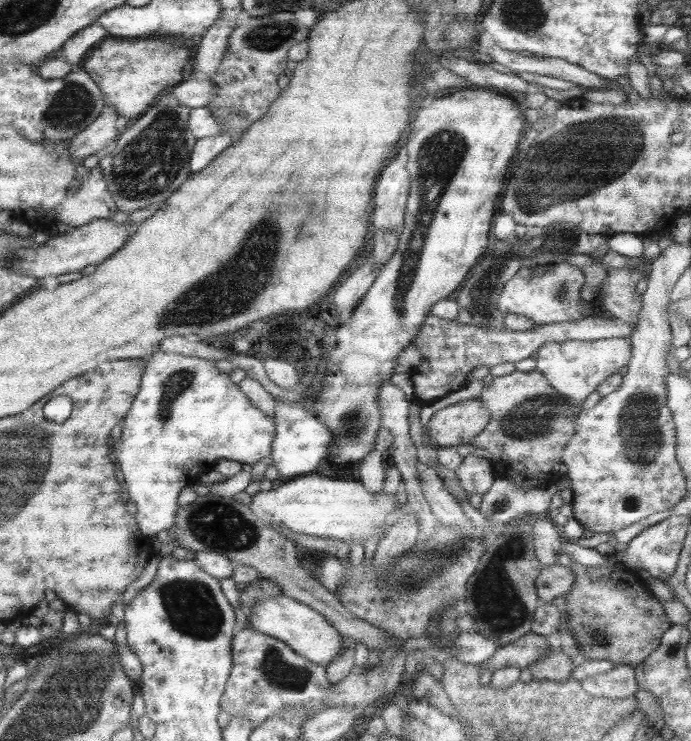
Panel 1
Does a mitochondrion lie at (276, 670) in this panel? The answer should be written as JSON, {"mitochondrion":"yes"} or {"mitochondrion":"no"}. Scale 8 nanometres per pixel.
{"mitochondrion":"yes"}

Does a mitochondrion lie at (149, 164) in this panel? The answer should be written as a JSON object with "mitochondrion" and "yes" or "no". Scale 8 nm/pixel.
{"mitochondrion":"yes"}

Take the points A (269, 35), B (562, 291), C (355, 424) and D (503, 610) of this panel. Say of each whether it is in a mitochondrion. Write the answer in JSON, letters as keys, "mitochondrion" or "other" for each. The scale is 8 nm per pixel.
{"A":"mitochondrion","B":"mitochondrion","C":"mitochondrion","D":"mitochondrion"}

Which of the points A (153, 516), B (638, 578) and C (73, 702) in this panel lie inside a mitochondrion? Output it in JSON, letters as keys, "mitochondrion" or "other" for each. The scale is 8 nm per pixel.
{"A":"other","B":"other","C":"mitochondrion"}

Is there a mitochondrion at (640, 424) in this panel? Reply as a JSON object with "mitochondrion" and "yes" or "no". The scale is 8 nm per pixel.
{"mitochondrion":"yes"}

